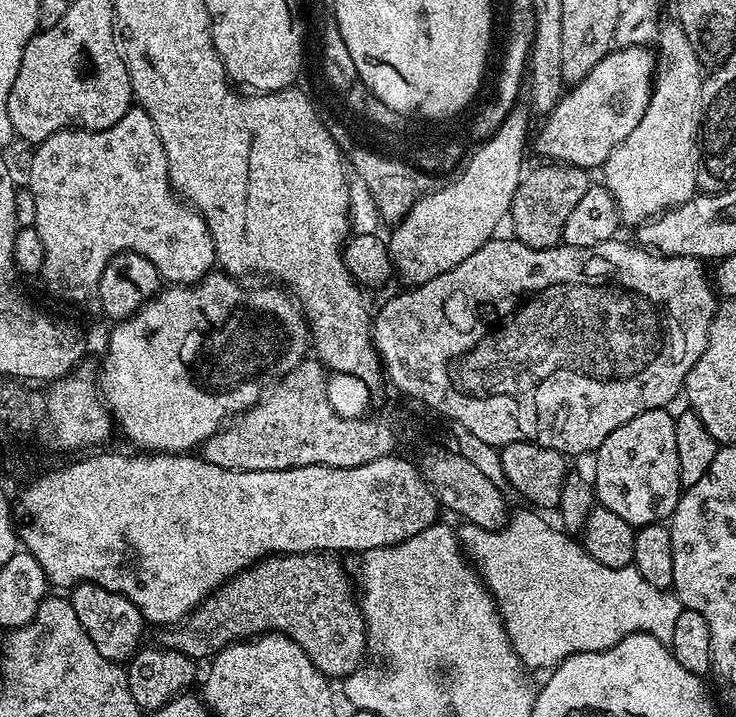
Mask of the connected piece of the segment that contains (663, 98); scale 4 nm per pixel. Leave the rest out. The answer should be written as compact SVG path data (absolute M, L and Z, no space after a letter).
M679 22L661 26L660 48L664 51L664 60L662 56L662 67L652 85L646 114L642 114L642 122L626 134L624 141L602 165L603 187L614 198L625 225L639 226L697 195L698 137L702 119L700 103L705 77L702 72L700 76L700 56L691 39L693 37Z

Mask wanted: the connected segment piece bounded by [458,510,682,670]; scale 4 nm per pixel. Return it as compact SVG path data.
M527 511L517 516L515 513L502 528L493 530L465 523L464 529L458 532L467 559L474 565L484 587L492 593L496 610L521 664L529 669L551 670L574 654L601 652L636 632L645 632L662 642L674 634L674 622L682 607L675 592L650 586L634 566L611 569L602 565L587 552L579 539L559 527L551 528L540 517L543 515Z

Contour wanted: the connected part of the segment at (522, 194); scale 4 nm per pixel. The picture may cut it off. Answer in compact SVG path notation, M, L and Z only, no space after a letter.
M548 162L521 177L512 199L510 223L515 237L531 248L555 247L563 235L564 221L590 186L589 173L582 168L560 162Z

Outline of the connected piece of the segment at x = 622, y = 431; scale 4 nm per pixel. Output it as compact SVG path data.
M655 408L630 418L614 430L594 453L594 496L599 507L613 511L634 529L667 521L680 501L678 441L674 439L676 416L668 408Z

